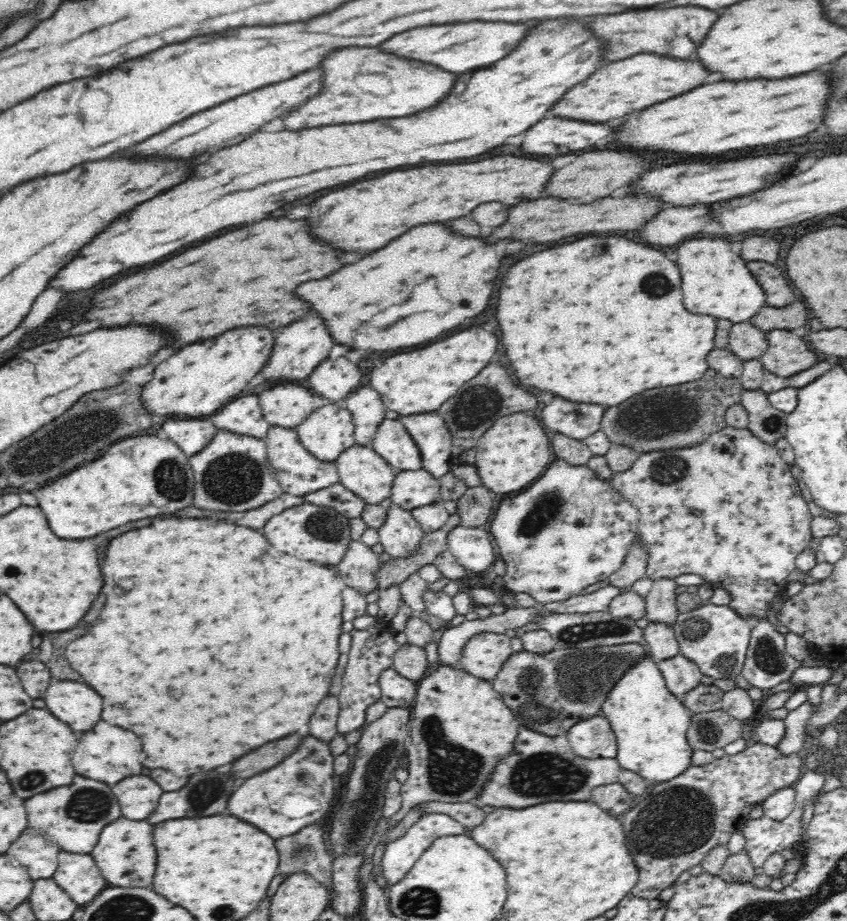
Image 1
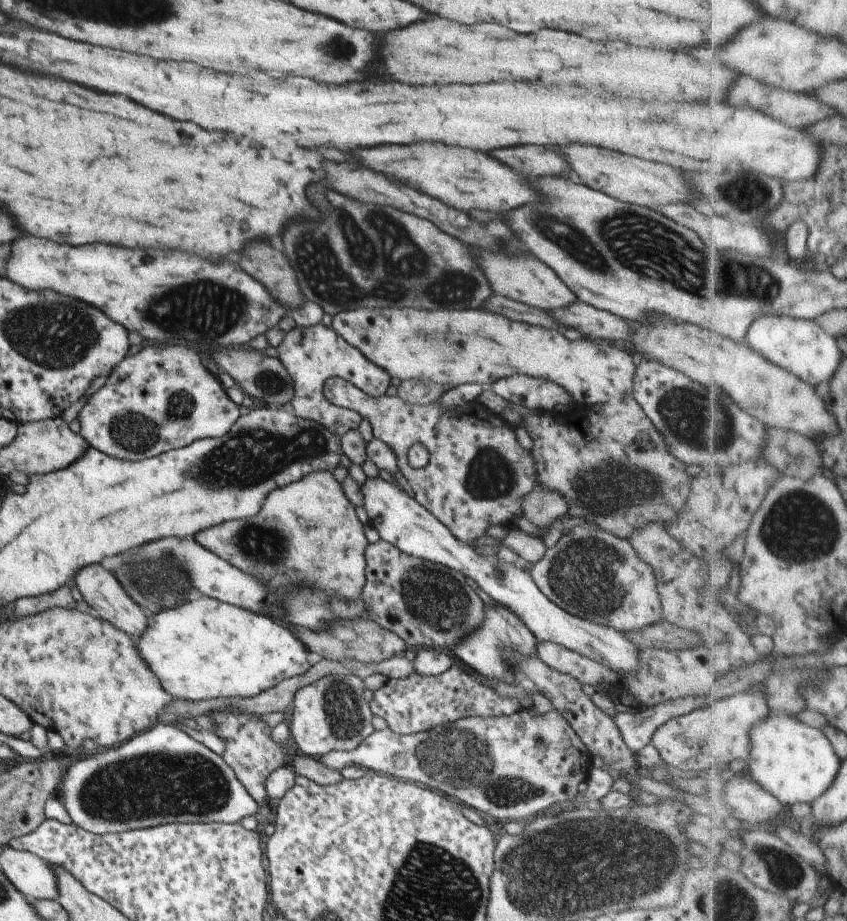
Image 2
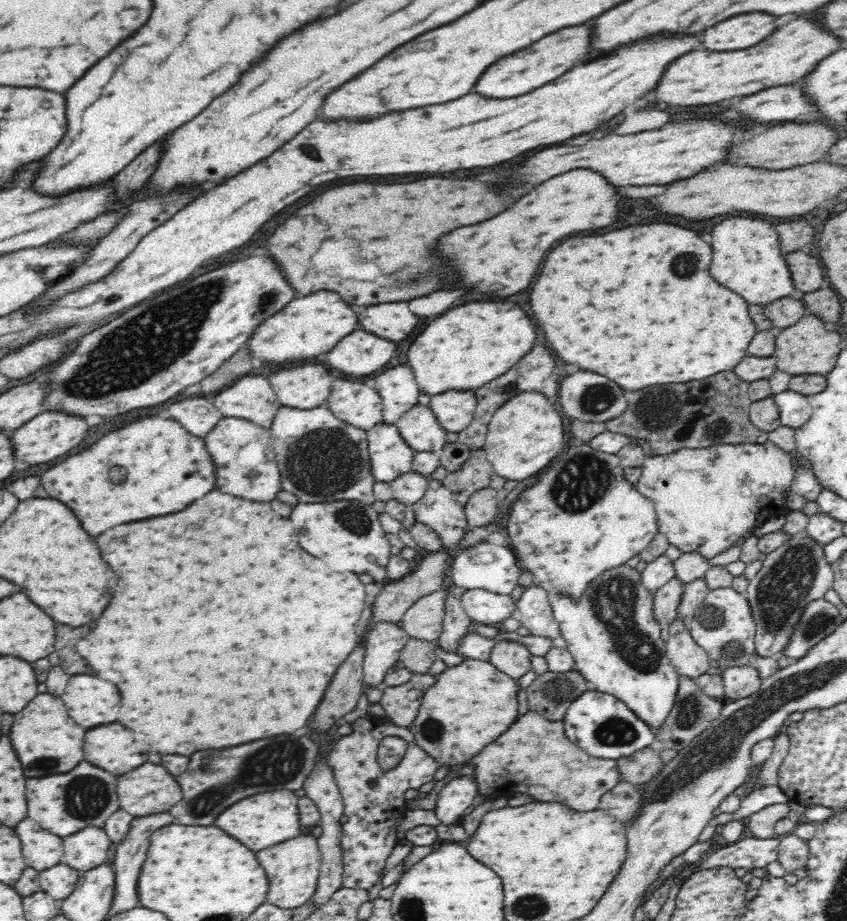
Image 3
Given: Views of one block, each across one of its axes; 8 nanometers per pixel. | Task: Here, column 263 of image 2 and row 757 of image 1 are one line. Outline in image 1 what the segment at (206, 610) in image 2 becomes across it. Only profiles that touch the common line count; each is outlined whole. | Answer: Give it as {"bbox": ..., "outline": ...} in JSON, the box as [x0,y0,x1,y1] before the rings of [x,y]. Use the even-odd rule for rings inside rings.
{"bbox":[600,650,693,785],"outline":[[[648,650],[642,659],[627,668],[614,683],[600,710],[610,719],[616,734],[616,759],[620,766],[638,772],[651,785],[682,774],[688,768],[693,753],[686,738],[693,712],[668,690],[656,660]]]}

